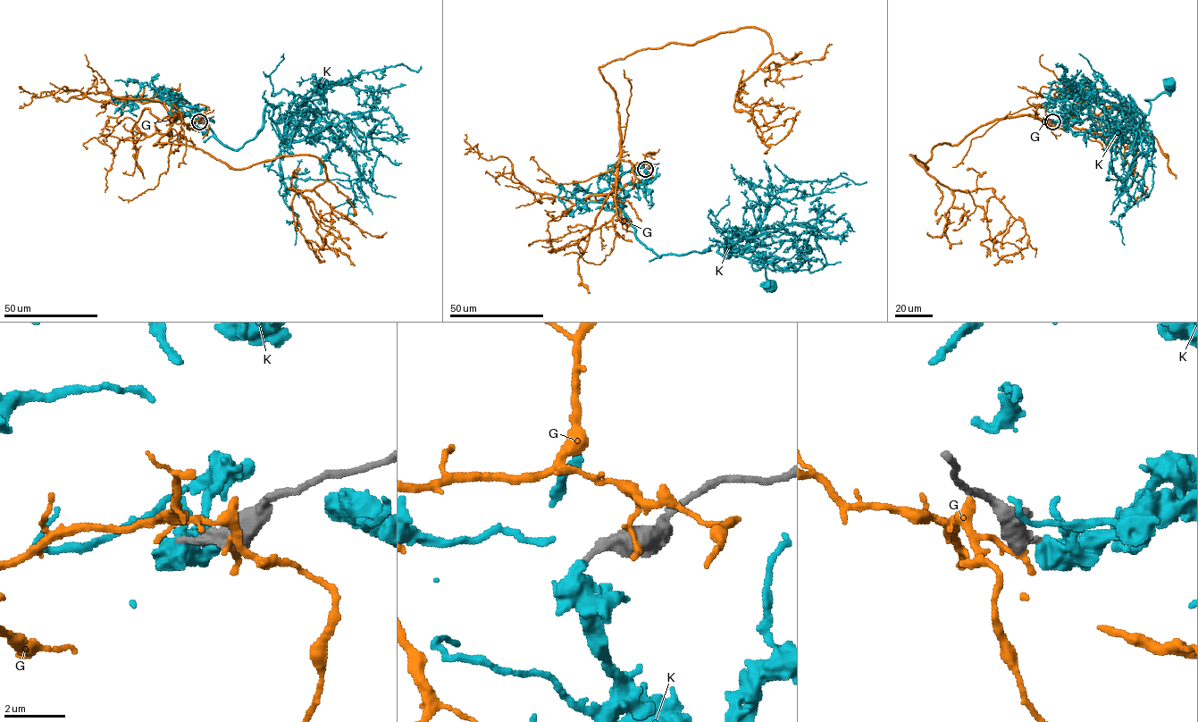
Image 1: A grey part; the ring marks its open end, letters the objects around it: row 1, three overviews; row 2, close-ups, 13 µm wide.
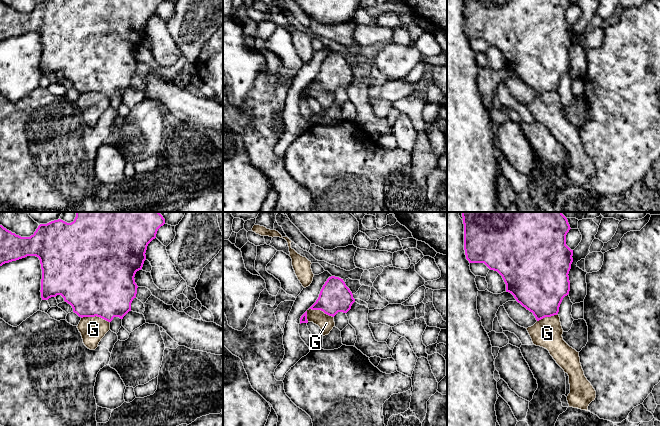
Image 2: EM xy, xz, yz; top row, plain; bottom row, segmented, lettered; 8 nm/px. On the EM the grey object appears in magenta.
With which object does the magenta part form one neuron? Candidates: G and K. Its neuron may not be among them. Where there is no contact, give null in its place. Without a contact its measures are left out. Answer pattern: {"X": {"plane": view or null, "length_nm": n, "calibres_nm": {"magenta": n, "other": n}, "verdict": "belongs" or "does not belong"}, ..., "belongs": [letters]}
{"G": {"plane": "xz", "length_nm": 220, "calibres_nm": {"magenta": 240, "other": 130}, "verdict": "does not belong"}, "K": {"plane": null, "verdict": "does not belong"}, "belongs": []}

